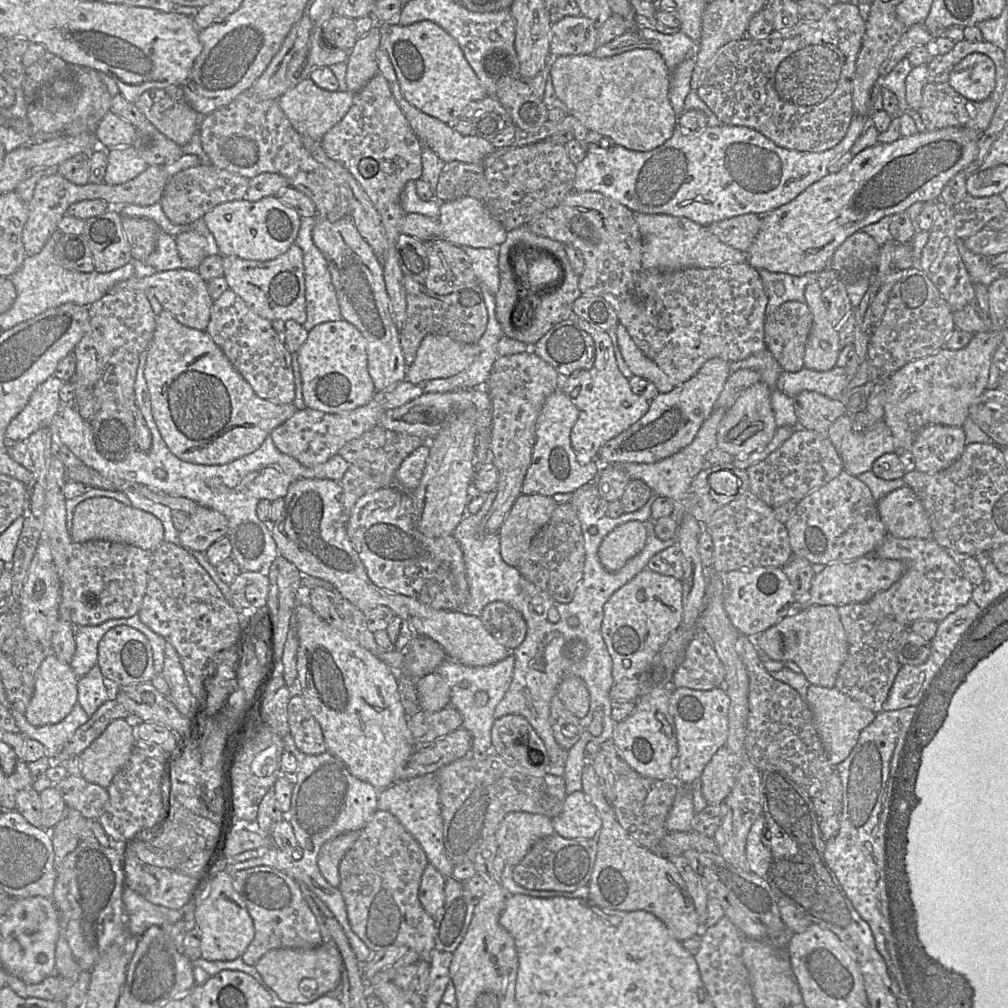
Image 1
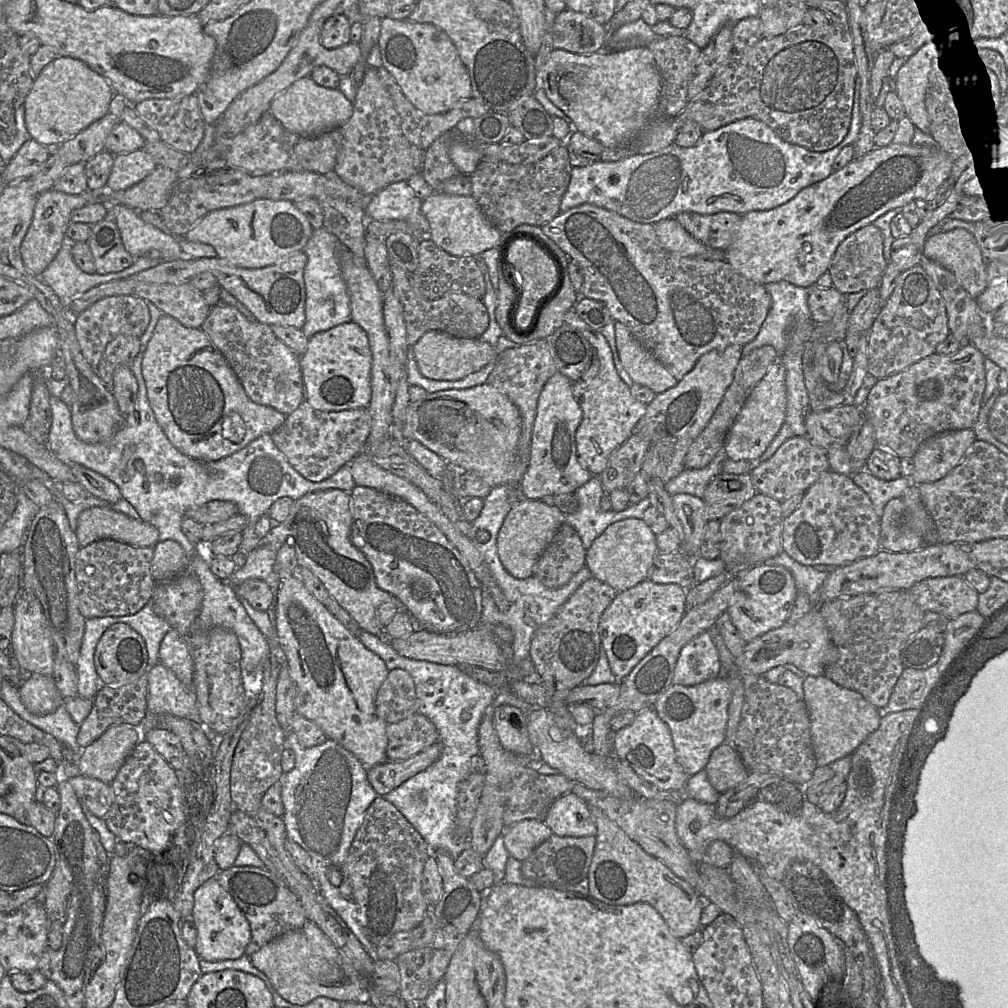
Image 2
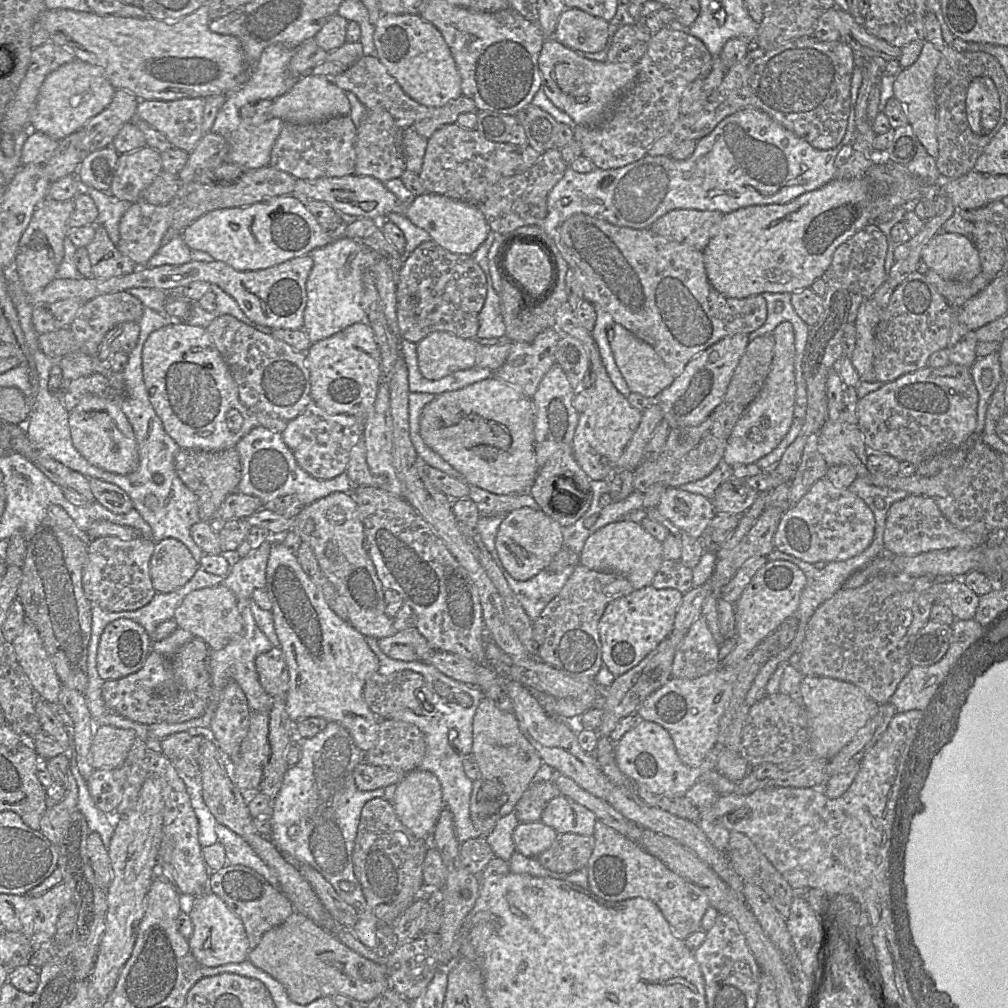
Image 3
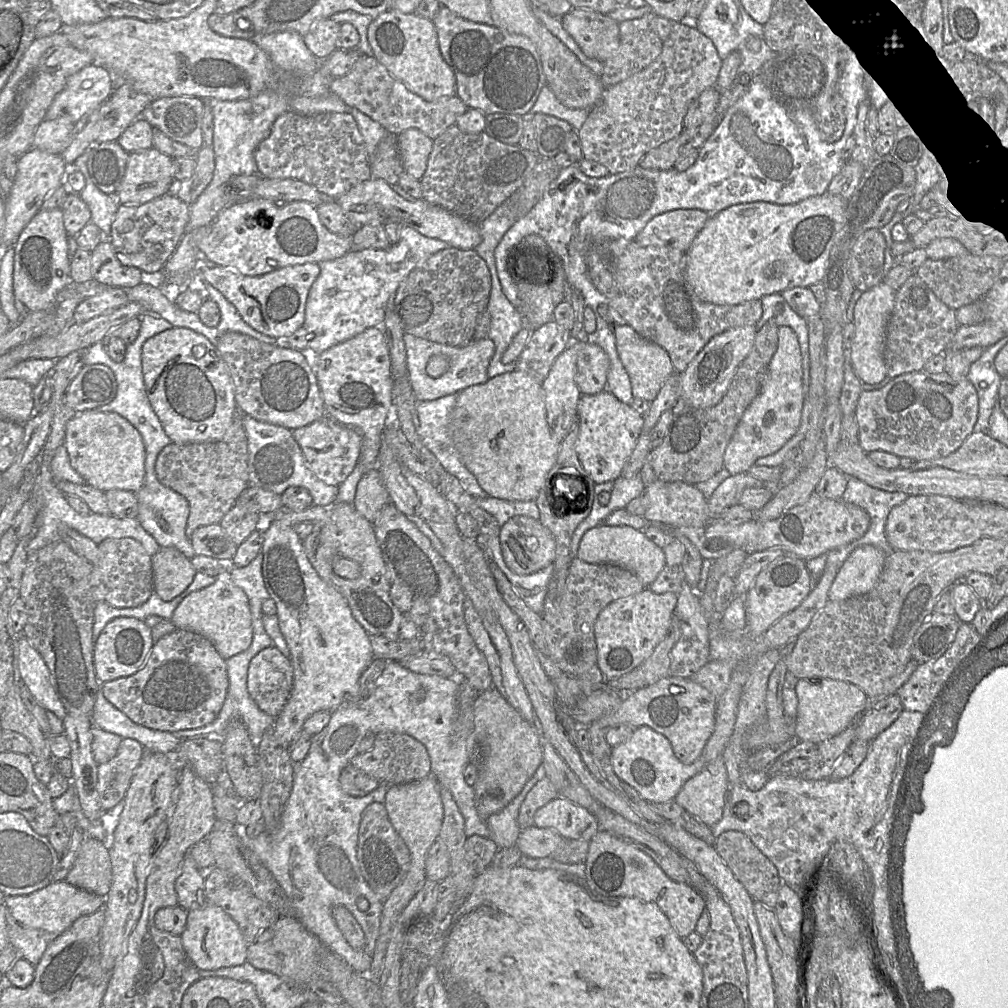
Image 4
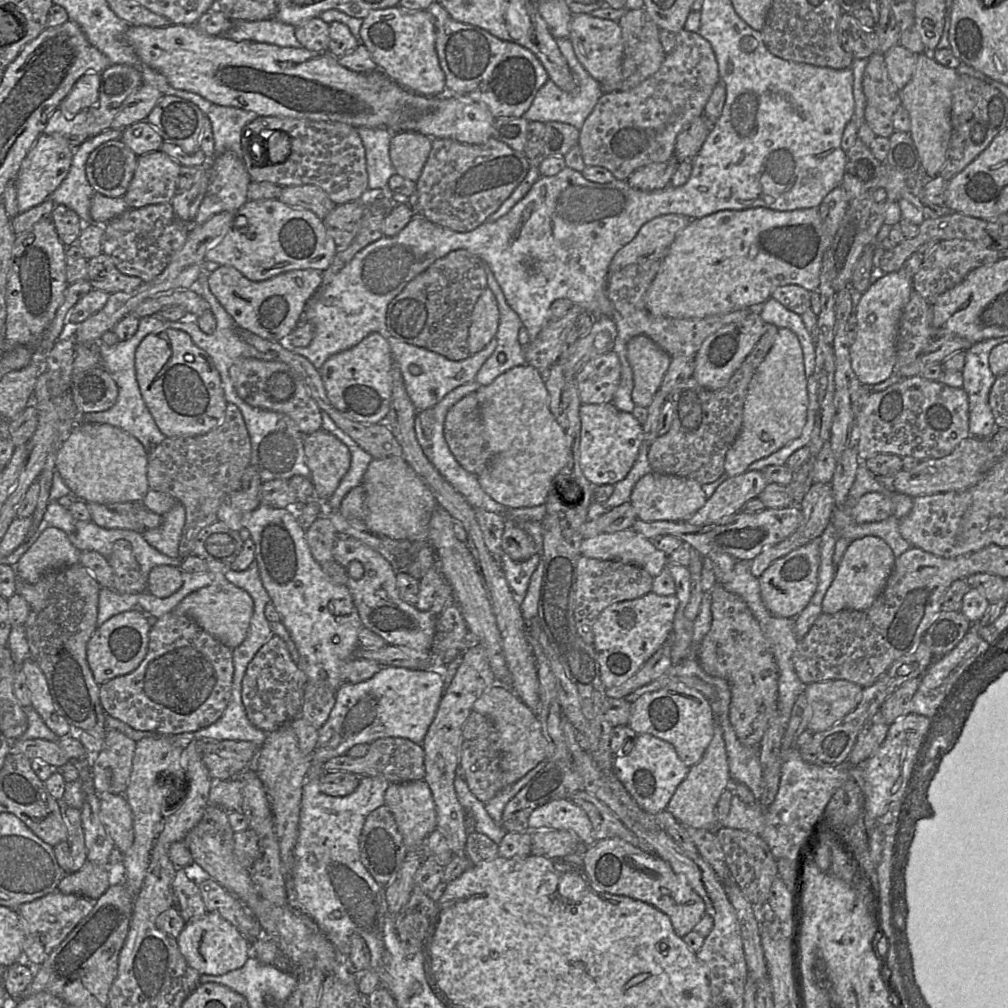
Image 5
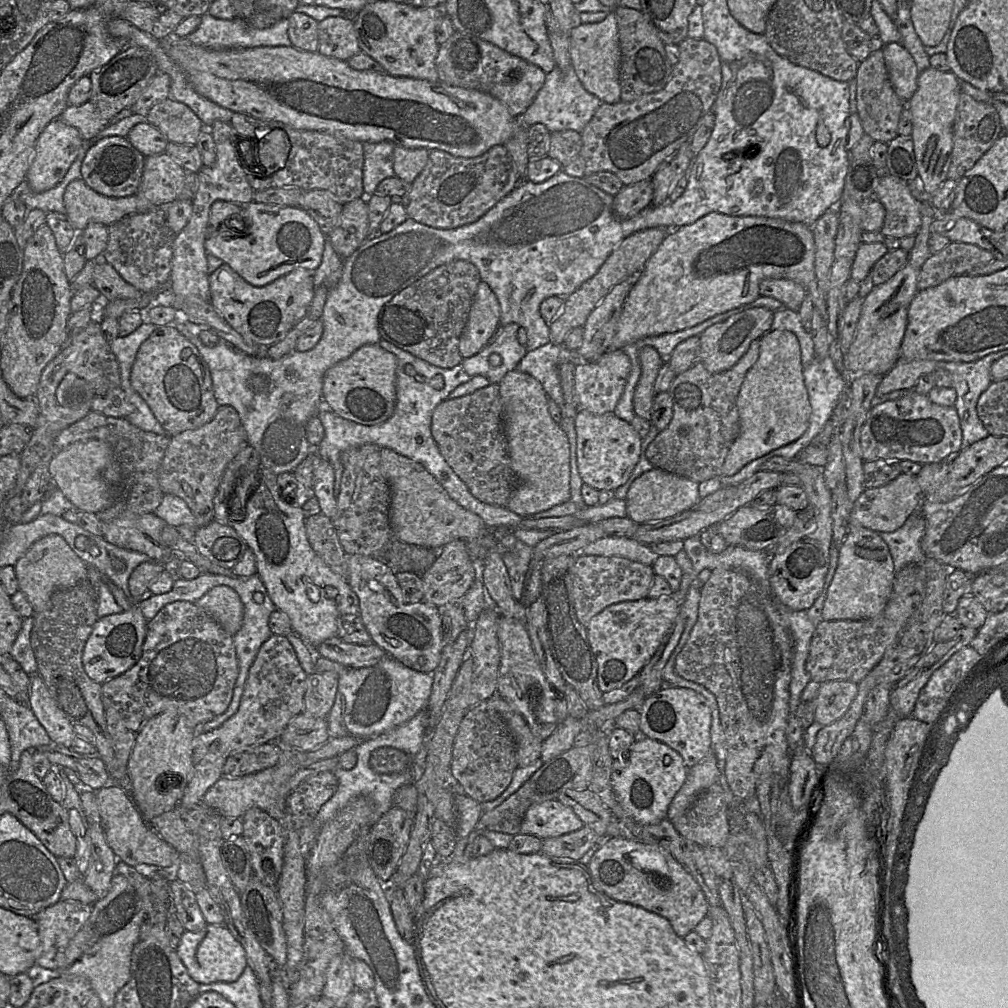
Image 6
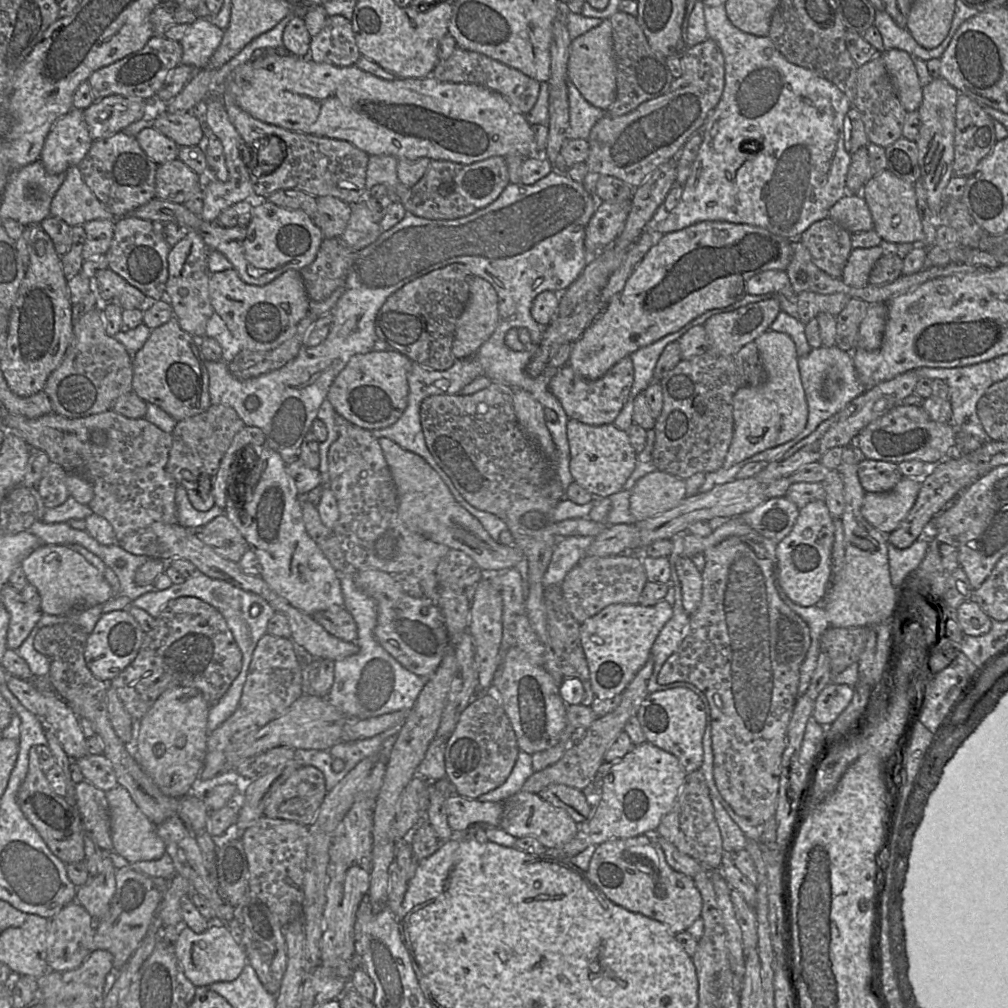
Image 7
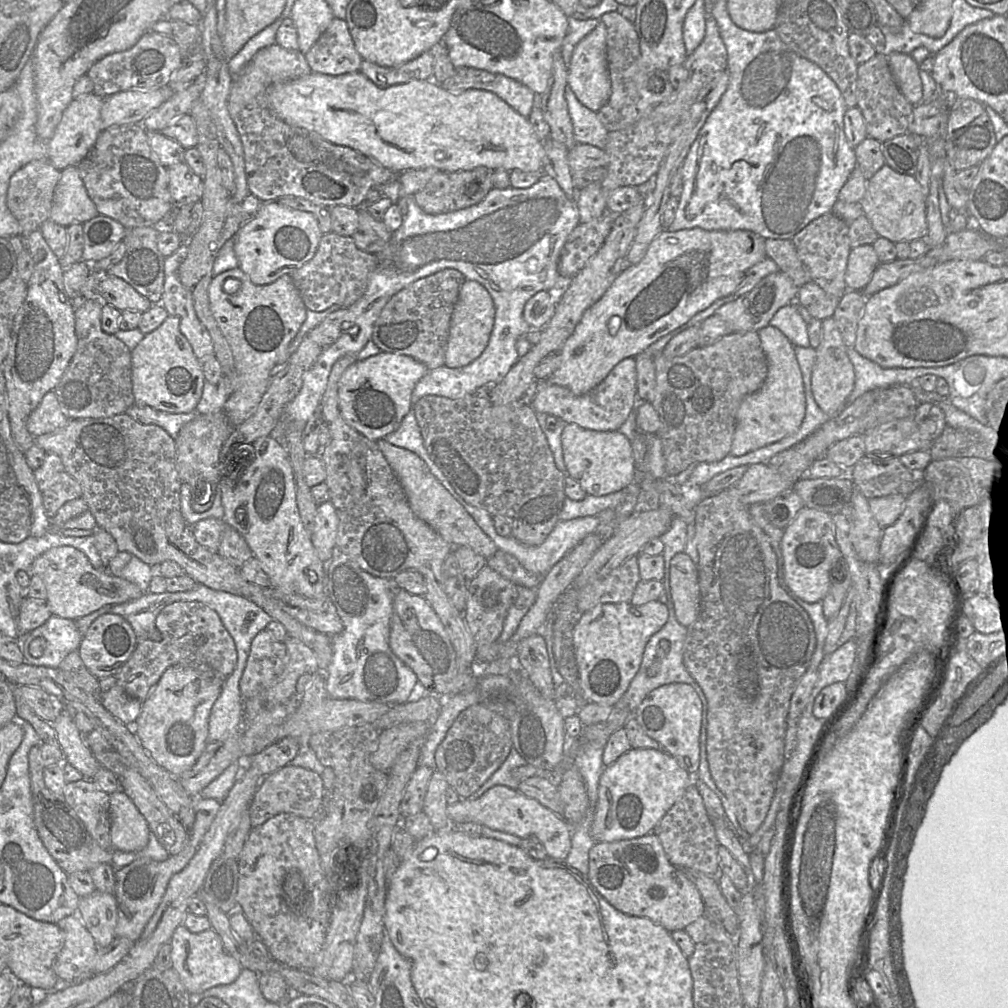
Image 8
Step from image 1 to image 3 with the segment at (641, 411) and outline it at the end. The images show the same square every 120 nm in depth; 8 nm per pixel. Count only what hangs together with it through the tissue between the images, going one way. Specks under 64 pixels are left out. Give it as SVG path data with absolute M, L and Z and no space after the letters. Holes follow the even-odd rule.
M568 303L562 304L555 313L555 326L561 334L570 335L582 342L592 366L591 387L586 390L575 390L573 406L579 421L575 430L572 451L581 468L591 480L610 479L614 466L622 455L626 445L636 432L642 419L642 412L630 405L611 381L601 358L598 345L592 334L578 321Z

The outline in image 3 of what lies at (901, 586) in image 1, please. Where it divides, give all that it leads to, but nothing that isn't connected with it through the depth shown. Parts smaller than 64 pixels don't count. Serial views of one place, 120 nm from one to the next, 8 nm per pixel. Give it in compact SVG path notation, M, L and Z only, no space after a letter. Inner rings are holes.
M943 581L932 585L934 603L948 607L955 619L973 619L979 604L979 596L964 582Z

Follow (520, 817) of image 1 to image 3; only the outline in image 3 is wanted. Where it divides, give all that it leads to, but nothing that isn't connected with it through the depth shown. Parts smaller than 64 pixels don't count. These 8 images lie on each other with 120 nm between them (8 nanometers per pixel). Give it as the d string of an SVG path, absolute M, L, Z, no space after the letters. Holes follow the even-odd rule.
M541 821L519 823L513 831L516 851L526 857L537 858L550 848L558 833Z

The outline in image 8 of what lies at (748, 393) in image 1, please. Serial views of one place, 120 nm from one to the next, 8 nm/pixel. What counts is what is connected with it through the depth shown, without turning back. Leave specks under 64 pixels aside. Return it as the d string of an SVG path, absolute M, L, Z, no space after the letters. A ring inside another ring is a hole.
M769 325L757 333L767 359L768 373L761 388L746 396L738 408L730 449L732 456L742 456L794 434L806 412L803 378L794 345L779 329Z

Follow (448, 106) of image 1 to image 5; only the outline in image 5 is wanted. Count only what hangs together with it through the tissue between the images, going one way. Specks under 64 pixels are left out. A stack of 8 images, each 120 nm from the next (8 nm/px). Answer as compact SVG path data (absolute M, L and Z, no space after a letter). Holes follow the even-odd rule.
M399 5L371 11L363 18L360 28L360 43L367 48L378 68L403 88L424 96L442 96L447 92L445 74L439 64L435 40L436 29L426 10L405 11Z

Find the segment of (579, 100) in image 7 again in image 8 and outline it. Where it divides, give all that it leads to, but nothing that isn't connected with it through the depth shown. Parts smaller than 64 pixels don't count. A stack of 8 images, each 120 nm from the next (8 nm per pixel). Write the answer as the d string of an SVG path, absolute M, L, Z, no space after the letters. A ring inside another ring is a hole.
M568 85L565 88L565 99L575 142L590 144L604 150L608 131L598 119L597 112L582 105Z

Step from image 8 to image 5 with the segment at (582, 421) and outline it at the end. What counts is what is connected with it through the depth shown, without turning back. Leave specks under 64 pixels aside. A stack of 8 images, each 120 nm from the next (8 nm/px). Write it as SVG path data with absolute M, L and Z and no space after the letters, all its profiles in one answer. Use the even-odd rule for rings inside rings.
M614 351L589 360L576 375L581 403L612 403L620 377L621 363Z

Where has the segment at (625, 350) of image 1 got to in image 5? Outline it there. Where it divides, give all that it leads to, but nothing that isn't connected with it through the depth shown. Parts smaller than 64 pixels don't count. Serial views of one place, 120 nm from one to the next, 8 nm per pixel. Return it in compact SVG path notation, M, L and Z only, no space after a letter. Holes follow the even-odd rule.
M645 335L632 337L627 343L627 359L633 371L632 400L648 408L670 365L671 357Z

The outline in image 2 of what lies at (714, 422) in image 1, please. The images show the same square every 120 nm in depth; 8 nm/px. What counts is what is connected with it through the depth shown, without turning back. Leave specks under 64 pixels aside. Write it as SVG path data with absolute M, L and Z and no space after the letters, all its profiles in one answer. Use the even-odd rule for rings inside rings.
M723 446L707 466L701 469L684 468L676 477L665 483L665 490L671 496L685 493L703 499L707 485L712 478L723 472L722 465L727 458Z

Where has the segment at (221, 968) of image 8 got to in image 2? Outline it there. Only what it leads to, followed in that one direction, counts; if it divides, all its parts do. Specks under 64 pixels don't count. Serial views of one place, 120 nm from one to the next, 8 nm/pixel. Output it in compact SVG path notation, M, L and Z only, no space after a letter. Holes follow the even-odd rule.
M216 876L203 883L194 894L191 920L196 926L195 952L205 961L235 960L244 955L251 939L250 925L232 896L220 885Z

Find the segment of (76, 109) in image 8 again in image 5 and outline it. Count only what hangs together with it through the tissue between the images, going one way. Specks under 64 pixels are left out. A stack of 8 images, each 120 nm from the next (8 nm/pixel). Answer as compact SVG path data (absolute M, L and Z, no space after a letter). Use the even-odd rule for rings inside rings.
M41 133L21 163L16 177L19 213L37 206L50 197L67 176L74 149L60 134Z

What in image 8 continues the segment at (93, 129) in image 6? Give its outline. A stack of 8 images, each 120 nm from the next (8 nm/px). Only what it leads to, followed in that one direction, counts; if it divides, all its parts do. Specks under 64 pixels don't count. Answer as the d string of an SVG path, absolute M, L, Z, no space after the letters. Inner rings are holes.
M175 89L128 90L104 98L101 130L124 124L141 124L143 119L161 106Z

